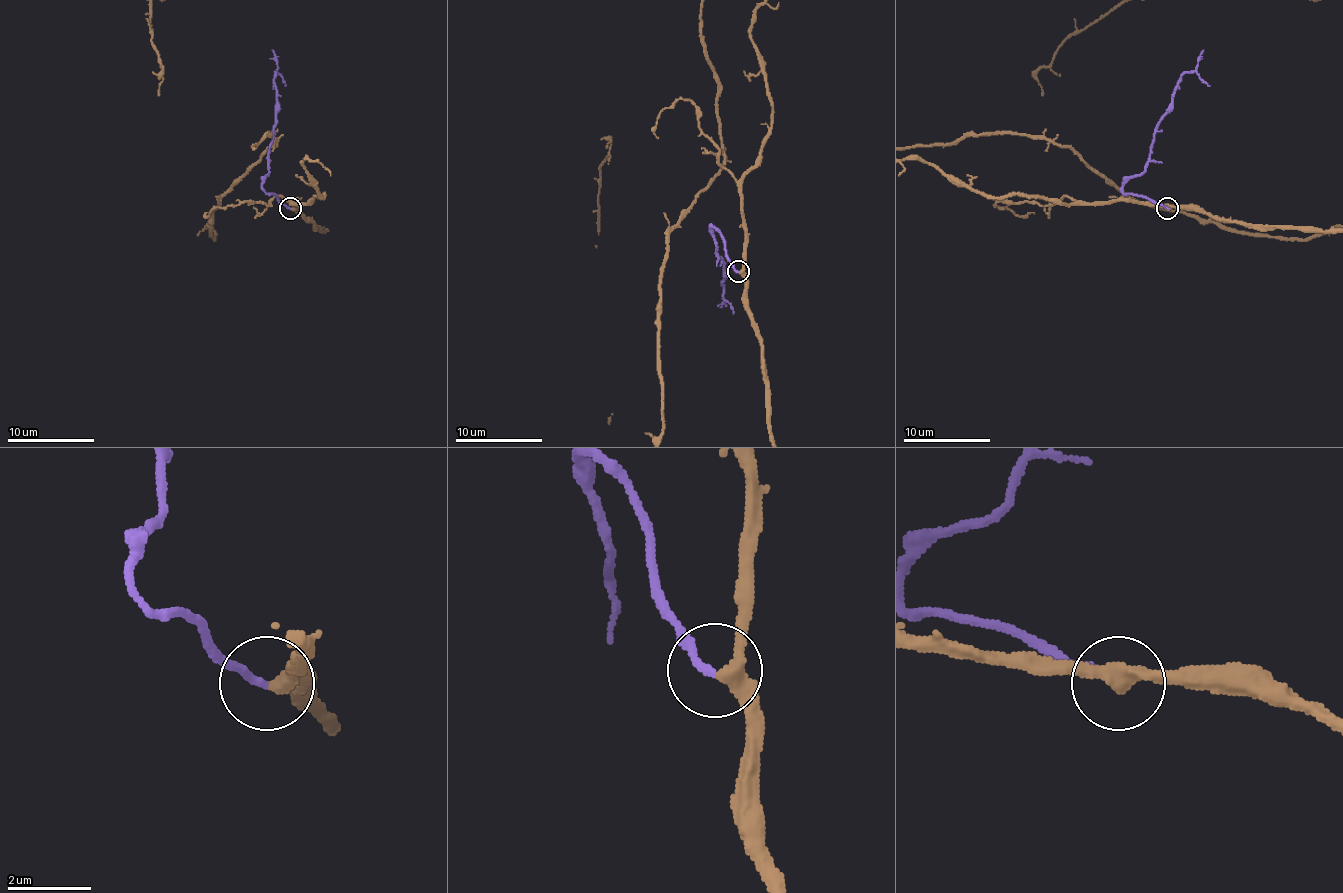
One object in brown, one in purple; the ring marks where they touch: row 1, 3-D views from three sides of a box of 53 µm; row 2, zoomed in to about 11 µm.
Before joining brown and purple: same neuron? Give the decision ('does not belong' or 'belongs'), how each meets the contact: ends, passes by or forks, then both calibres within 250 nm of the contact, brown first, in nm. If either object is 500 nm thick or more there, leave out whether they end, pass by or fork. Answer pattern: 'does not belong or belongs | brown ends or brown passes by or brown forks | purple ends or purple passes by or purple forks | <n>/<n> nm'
belongs | brown passes by | purple ends | 320/180 nm

